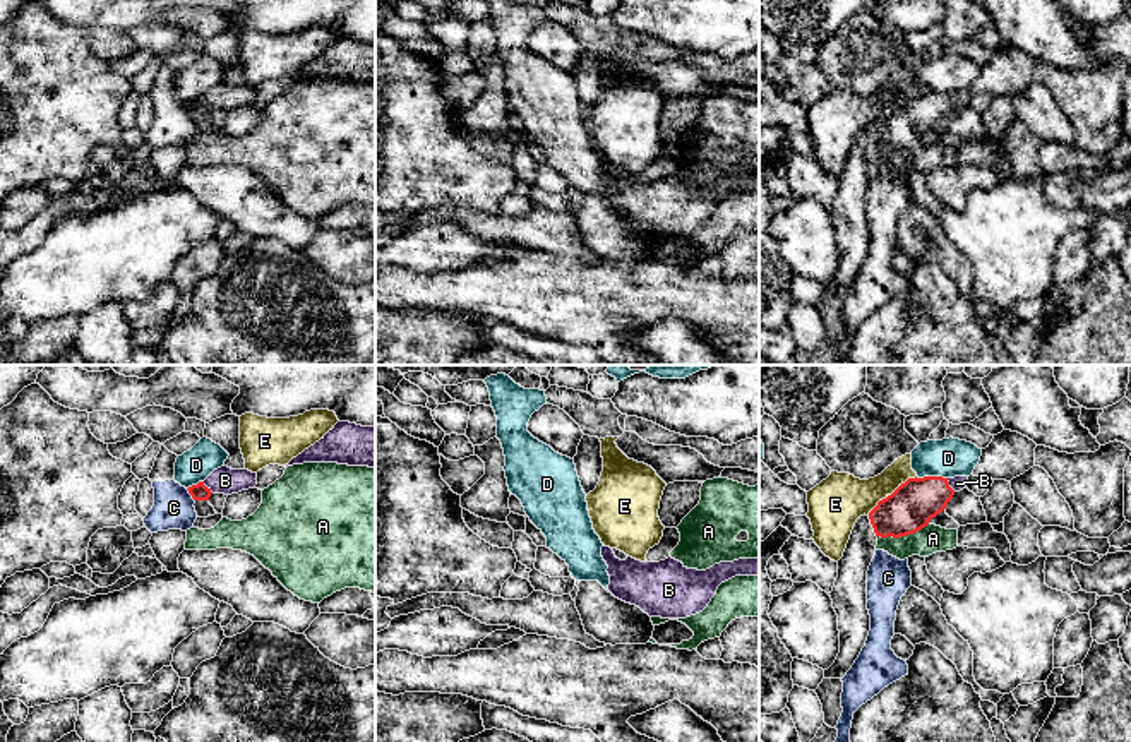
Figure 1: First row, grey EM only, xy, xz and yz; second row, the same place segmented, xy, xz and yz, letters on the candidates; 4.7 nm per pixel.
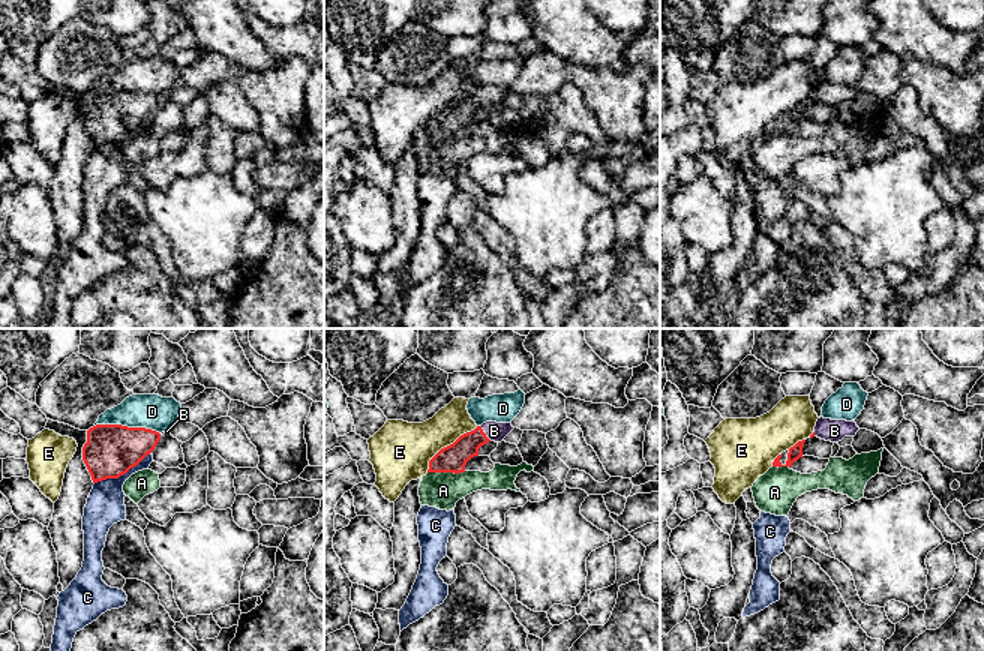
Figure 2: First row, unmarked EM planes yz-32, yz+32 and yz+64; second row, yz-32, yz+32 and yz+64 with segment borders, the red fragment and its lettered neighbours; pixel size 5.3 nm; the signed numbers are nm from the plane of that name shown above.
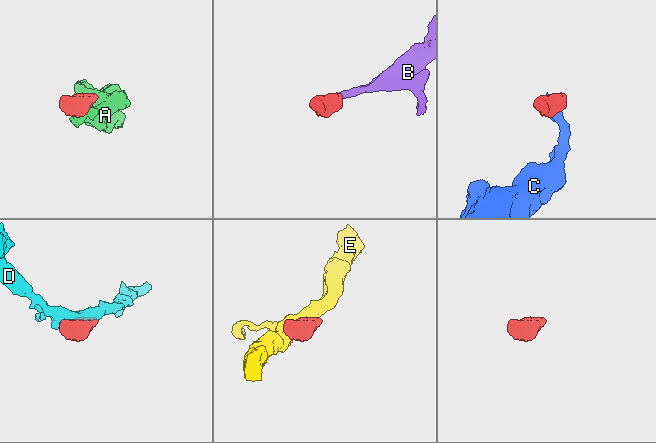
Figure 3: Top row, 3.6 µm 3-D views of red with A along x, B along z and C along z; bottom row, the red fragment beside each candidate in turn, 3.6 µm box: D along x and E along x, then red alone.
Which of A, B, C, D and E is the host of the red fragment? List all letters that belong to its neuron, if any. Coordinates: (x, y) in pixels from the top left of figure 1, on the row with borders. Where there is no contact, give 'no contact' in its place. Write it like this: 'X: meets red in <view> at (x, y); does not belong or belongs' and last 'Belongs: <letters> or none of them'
A: meets red in yz at (902, 535); does not belong
B: meets red in xy at (206, 487); belongs
C: meets red in xy at (191, 494); does not belong
D: meets red in yz at (933, 477); does not belong
E: meets red in yz at (893, 492); does not belong
Belongs: B

